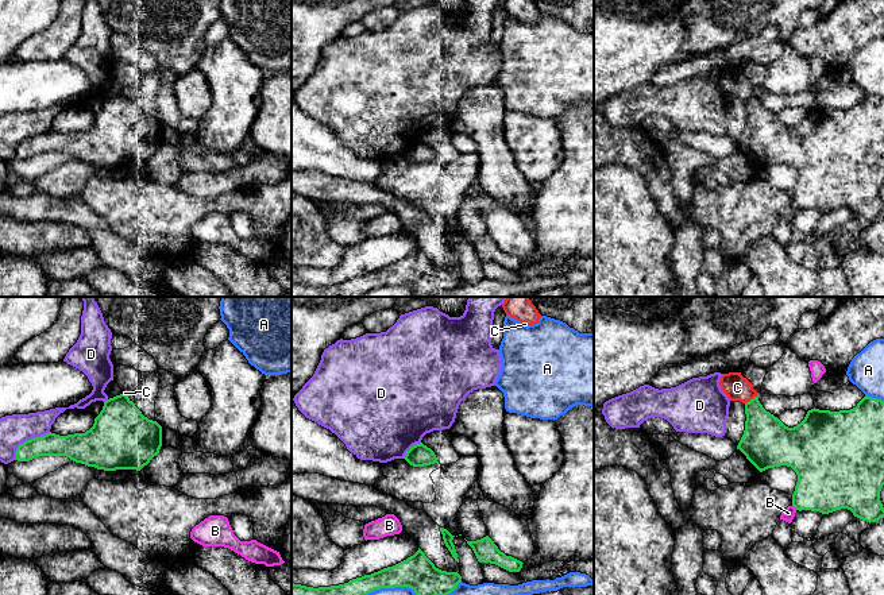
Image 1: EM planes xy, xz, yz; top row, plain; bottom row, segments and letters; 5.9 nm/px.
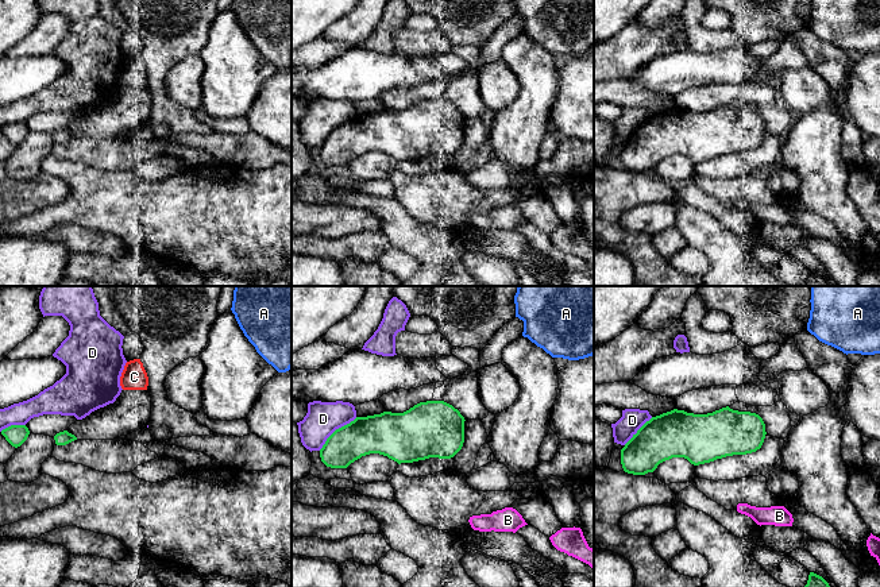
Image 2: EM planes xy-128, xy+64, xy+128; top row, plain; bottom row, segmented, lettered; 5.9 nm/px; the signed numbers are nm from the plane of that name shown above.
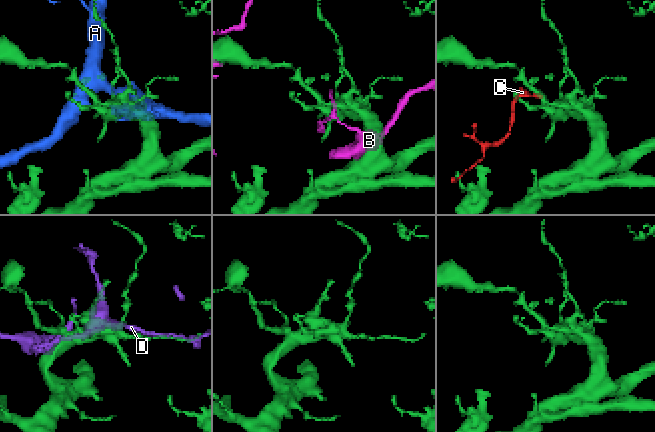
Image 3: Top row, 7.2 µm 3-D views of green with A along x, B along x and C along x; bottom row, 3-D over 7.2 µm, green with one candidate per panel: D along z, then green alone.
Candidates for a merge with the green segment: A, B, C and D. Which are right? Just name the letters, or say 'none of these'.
none of these

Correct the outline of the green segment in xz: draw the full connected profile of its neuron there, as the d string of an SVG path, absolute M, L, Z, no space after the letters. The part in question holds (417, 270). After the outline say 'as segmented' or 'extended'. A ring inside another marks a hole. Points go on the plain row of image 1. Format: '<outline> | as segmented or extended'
M418 248L406 258L331 285L306 285L292 281L292 297L363 297L381 286L409 285L418 297L433 297L451 291L462 279L458 270L447 270Z | as segmented

